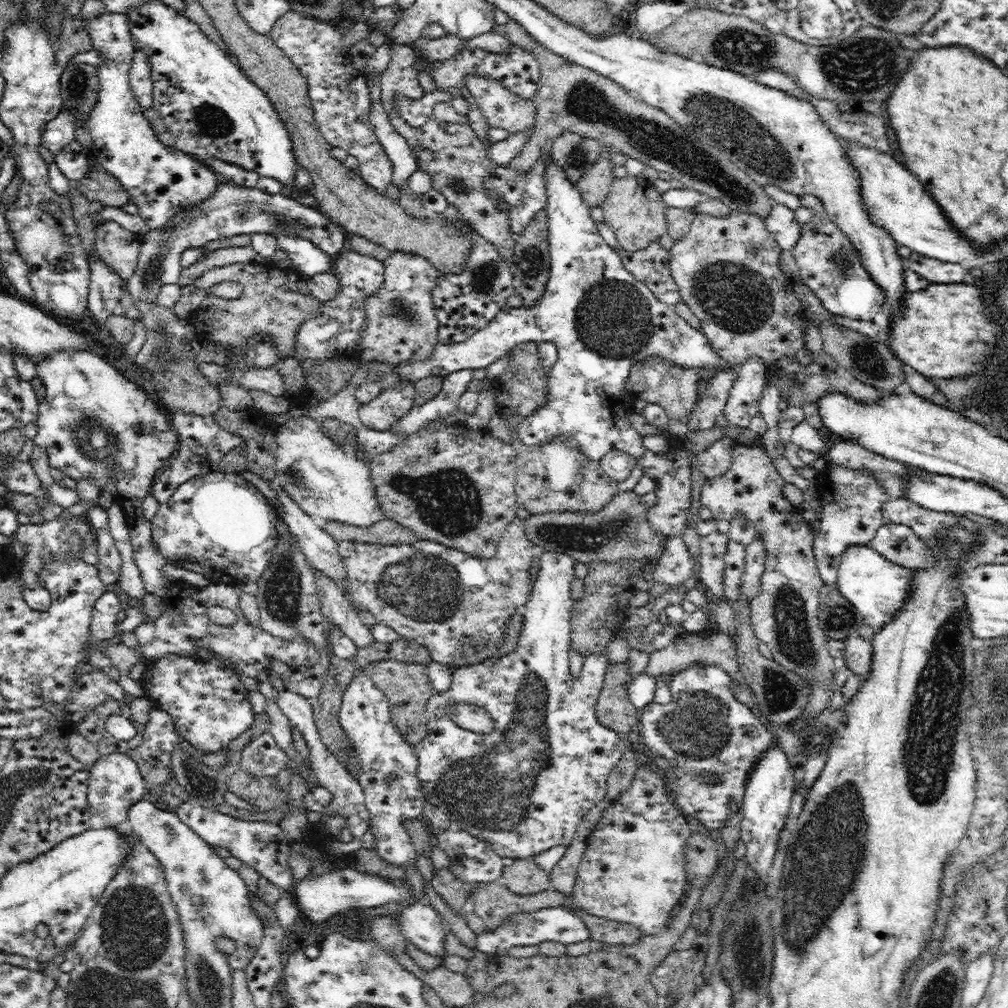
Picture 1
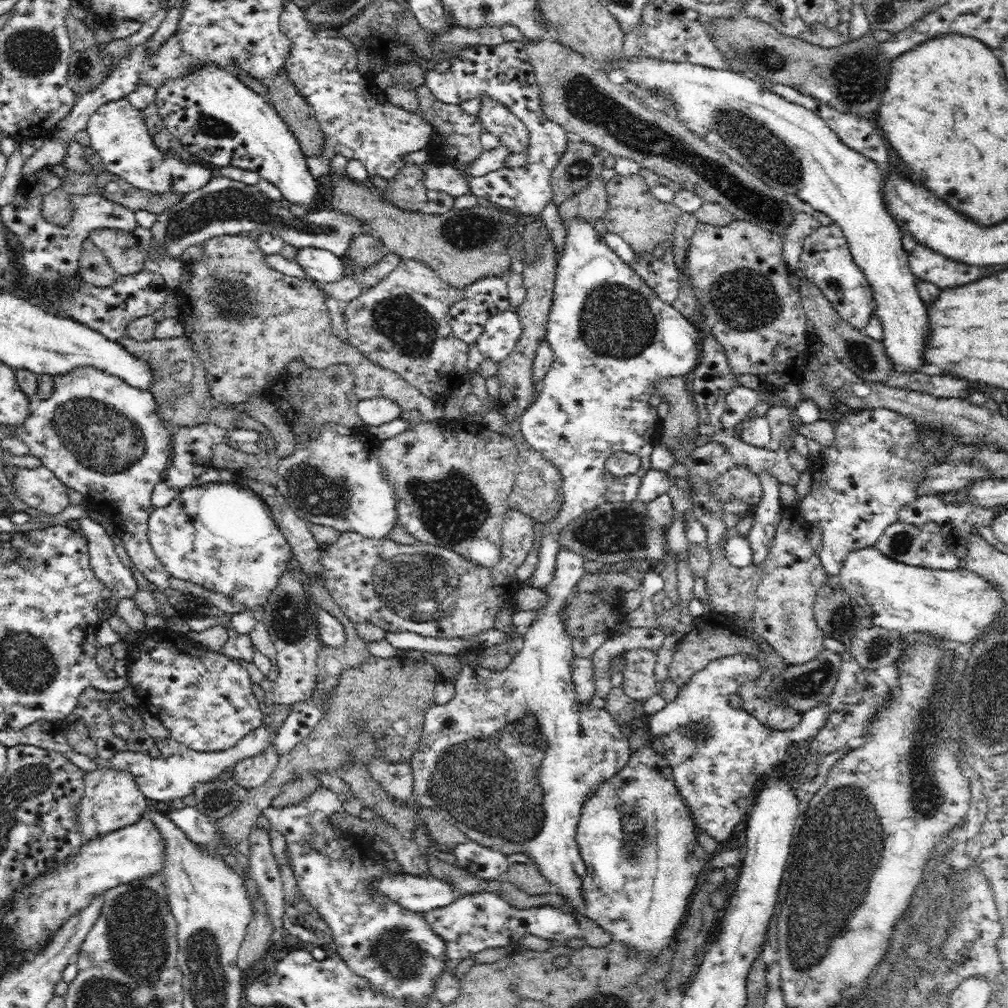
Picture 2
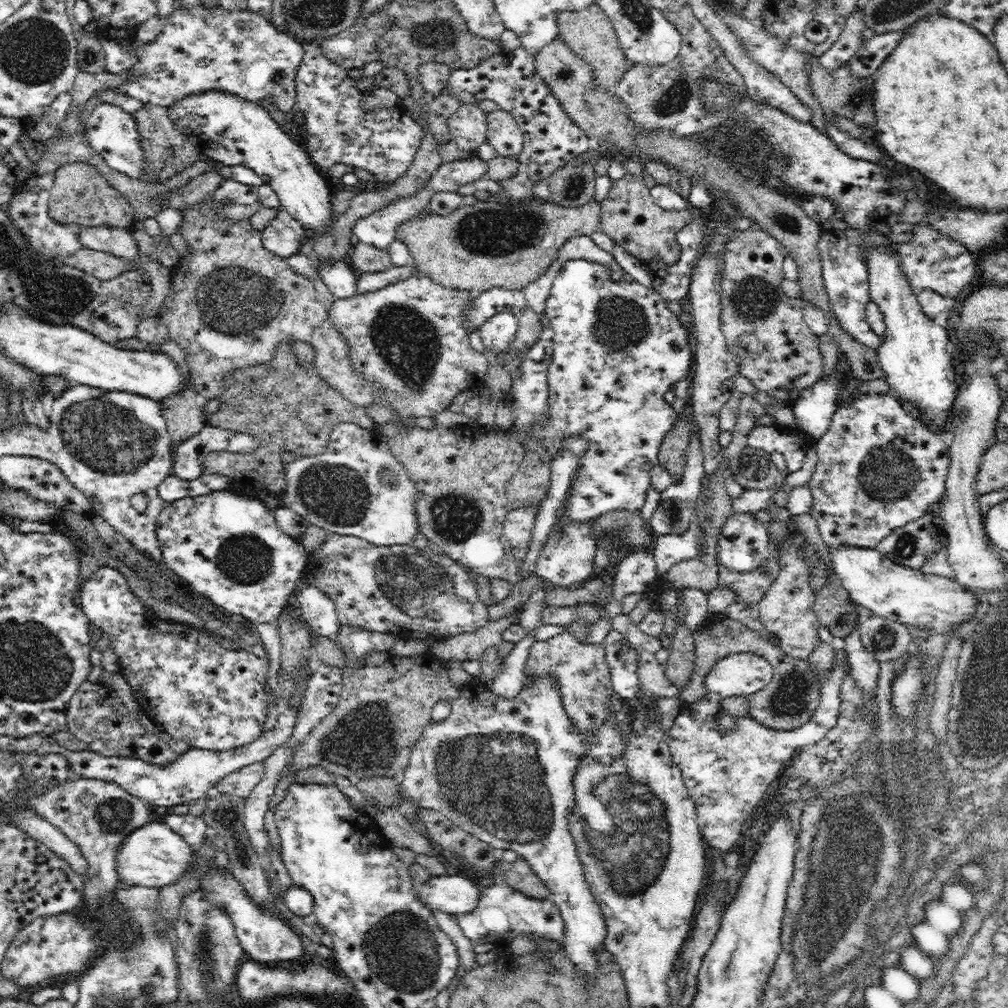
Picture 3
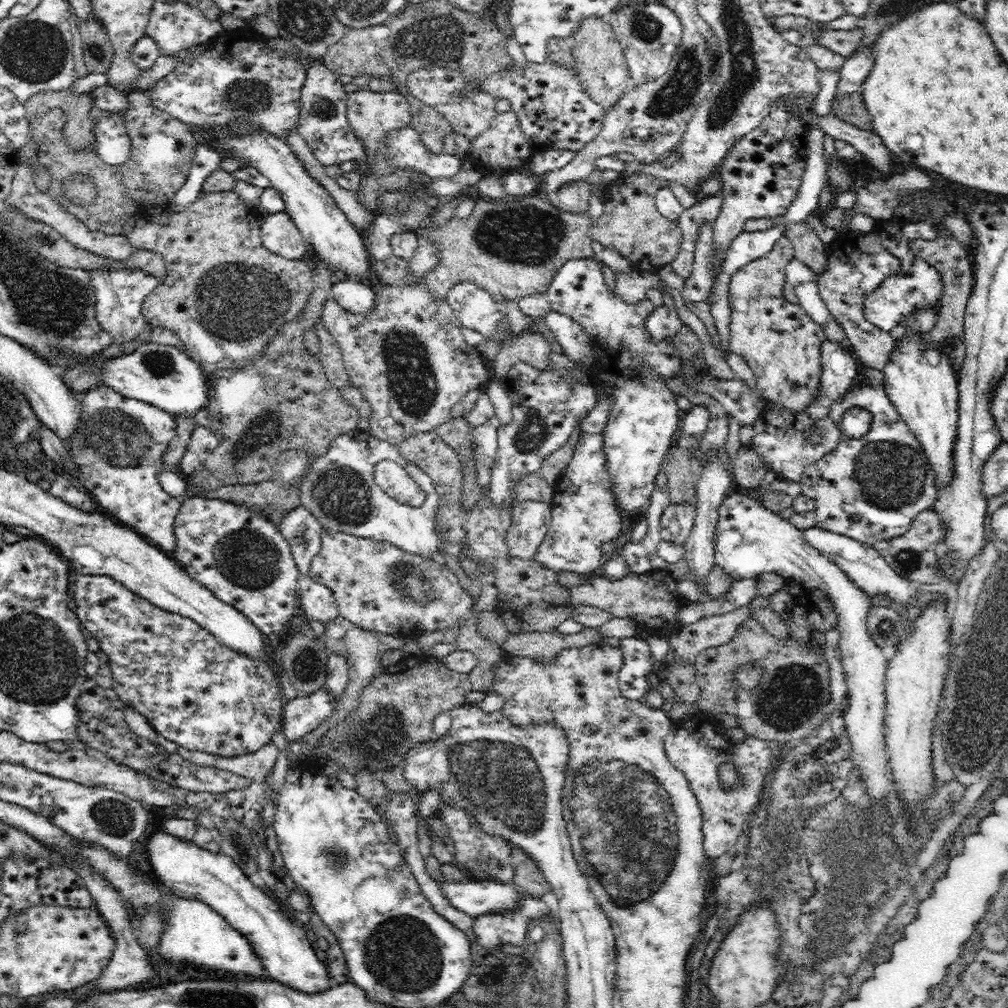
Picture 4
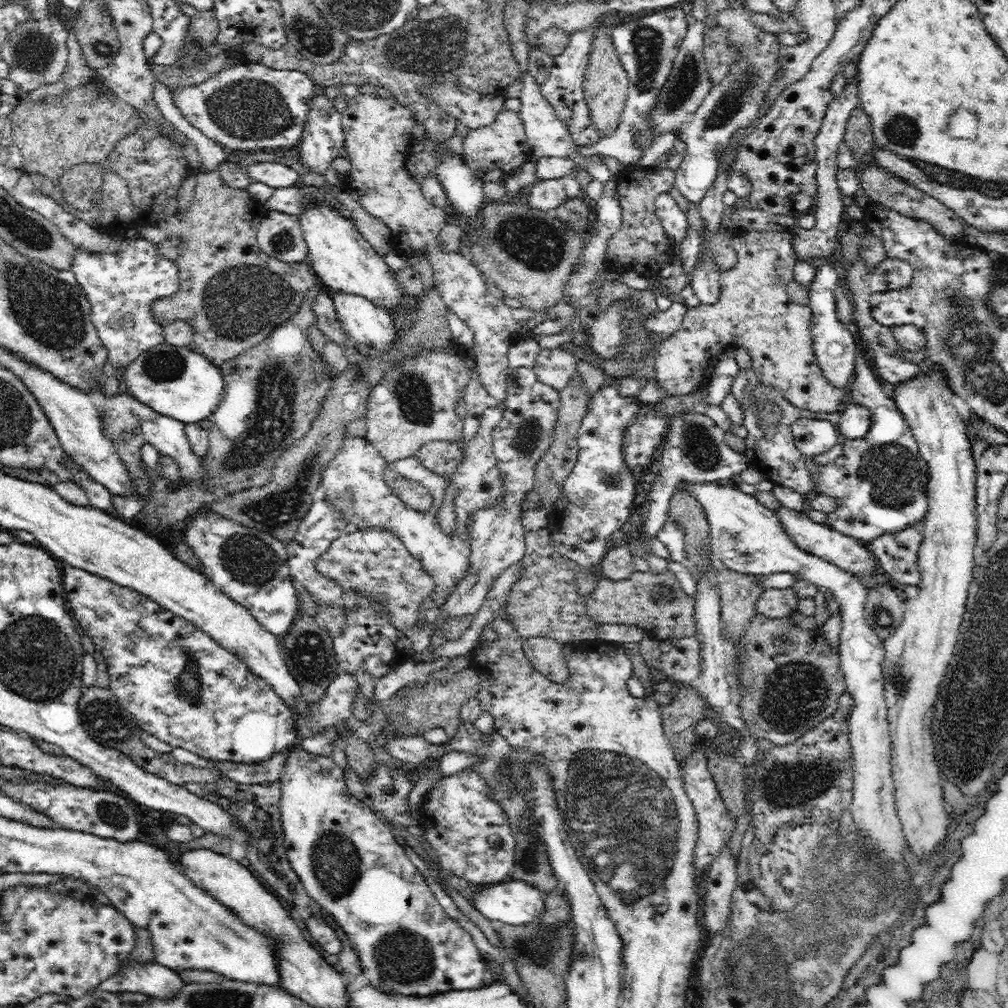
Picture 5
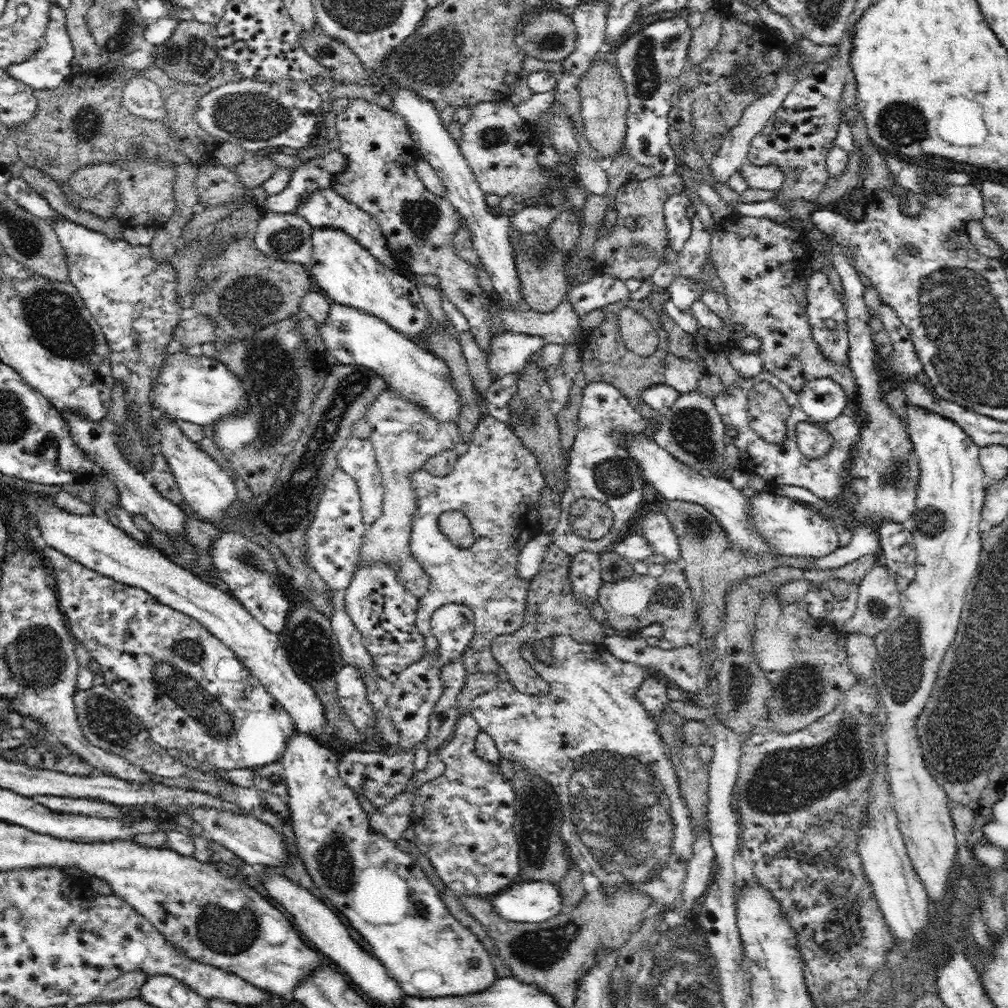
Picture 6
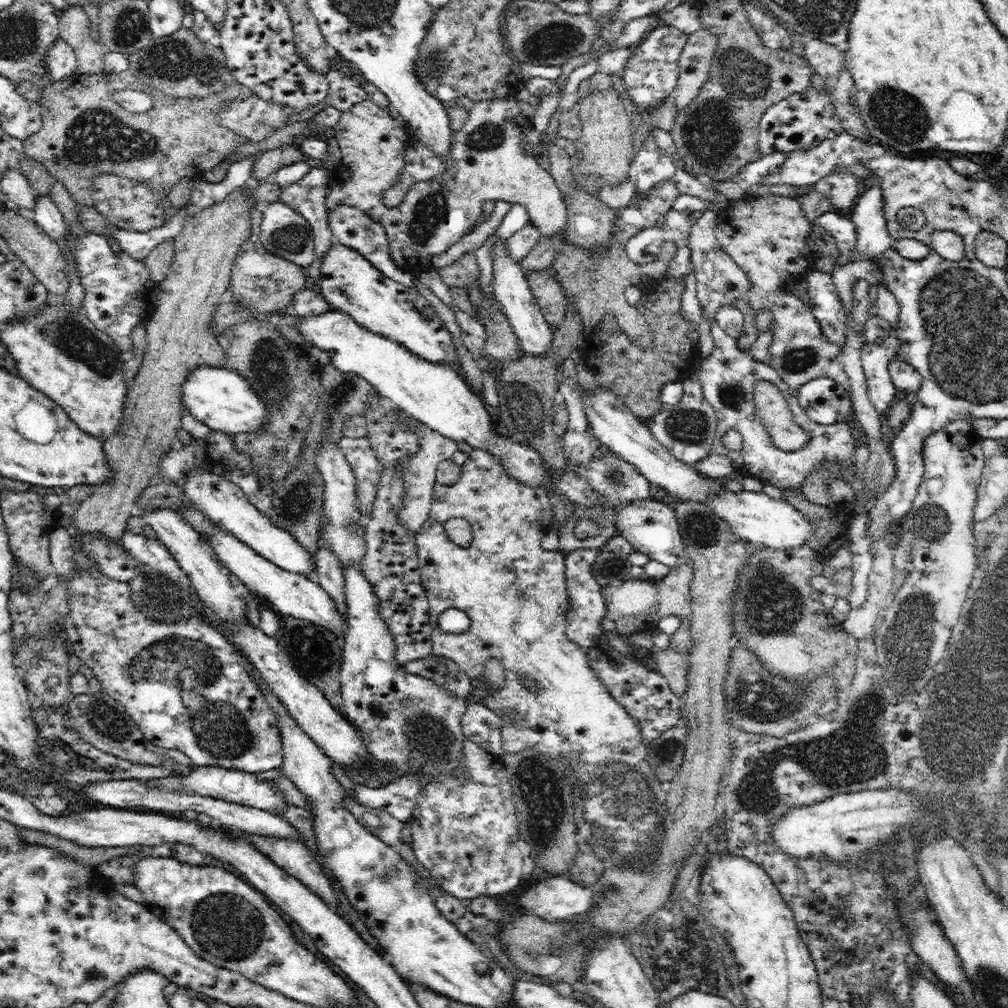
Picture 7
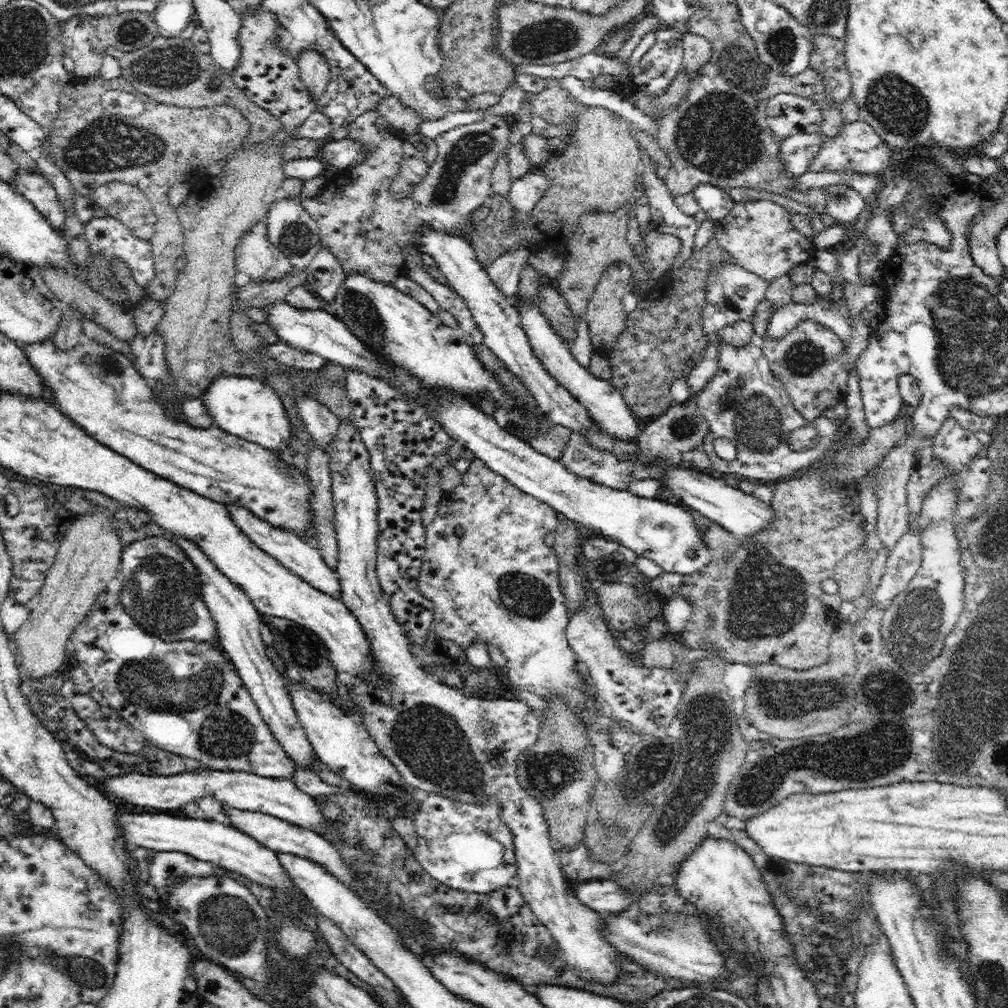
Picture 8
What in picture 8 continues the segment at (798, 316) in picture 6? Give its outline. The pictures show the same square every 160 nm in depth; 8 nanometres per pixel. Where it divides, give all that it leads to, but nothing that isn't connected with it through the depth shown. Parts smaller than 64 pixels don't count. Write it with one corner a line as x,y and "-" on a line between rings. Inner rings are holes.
770,200
735,202
728,216
715,220
715,238
720,246
728,252
732,263
736,263
748,272
754,272
770,282
779,276
788,275
794,266
808,263
816,251
812,240
800,235
800,232
794,229
791,216
788,210
-
800,320
784,338
768,342
763,348
772,375
784,384
792,404
806,422
819,417
816,405
818,392
827,390
838,396
847,391
848,372
836,362
836,356
844,348
843,340
831,328
815,320

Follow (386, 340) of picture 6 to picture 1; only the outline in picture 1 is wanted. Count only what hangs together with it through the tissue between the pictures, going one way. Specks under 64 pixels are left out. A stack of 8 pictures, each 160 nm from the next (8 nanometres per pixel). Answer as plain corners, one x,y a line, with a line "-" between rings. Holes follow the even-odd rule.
275,233
277,248
286,251
292,266
308,277
316,274
330,273
333,256
321,251
310,240
298,236
286,236

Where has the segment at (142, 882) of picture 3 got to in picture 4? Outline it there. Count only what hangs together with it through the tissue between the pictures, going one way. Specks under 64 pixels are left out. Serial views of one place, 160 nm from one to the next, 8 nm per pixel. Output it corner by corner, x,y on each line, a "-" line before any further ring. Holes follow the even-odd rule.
165,830
148,840
148,855
156,882
168,893
198,899
222,915
246,937
270,978
308,994
331,987
328,968
318,959
304,929
284,914
276,898
272,899
255,886
230,856
209,852
194,841
178,838

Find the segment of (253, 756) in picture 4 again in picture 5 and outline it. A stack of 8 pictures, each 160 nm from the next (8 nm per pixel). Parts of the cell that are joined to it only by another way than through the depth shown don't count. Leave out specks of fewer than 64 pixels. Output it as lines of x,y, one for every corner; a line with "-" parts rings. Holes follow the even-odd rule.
276,752
266,760
246,764
245,762
222,762
210,758
215,767
219,769
223,778
246,784
266,784
281,780
281,775
287,762
286,753

